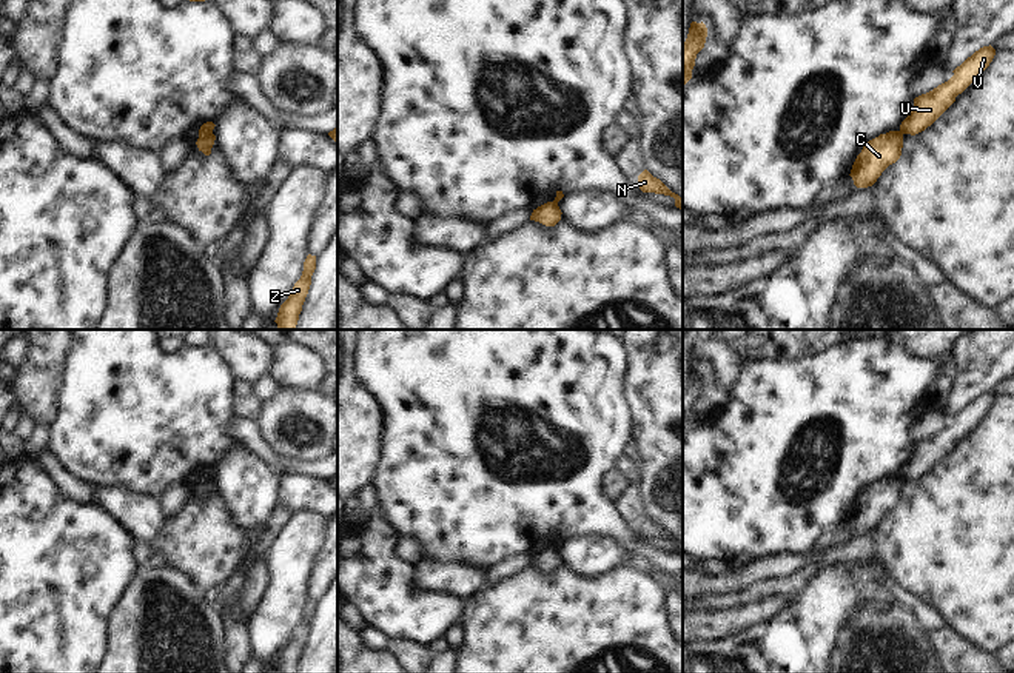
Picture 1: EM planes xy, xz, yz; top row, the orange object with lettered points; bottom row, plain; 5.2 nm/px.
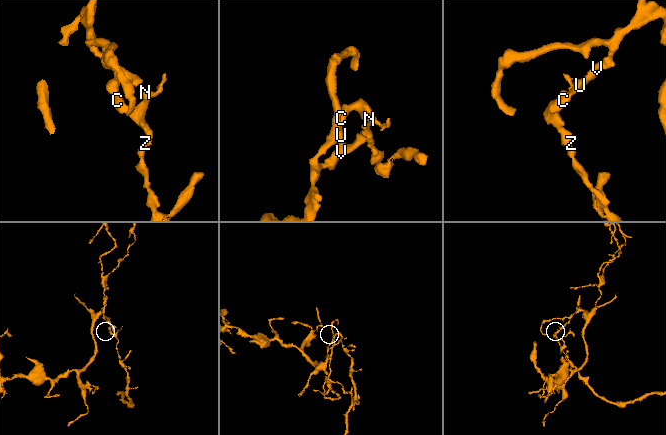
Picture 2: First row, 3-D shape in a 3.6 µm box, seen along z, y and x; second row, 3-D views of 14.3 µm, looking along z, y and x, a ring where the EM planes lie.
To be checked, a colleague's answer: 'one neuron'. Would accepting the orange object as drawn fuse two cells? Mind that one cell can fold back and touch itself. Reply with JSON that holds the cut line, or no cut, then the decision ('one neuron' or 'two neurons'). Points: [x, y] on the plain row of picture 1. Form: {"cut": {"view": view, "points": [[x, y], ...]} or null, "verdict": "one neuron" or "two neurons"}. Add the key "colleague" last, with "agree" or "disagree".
{"cut": {"view": "xy", "points": [[211, 476], [199, 482]]}, "verdict": "two neurons", "colleague": "disagree"}

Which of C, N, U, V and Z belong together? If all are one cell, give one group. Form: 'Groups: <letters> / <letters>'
Groups: C N Z / U V

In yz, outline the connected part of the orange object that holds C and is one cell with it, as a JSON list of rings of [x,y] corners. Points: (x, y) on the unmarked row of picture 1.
[[[889,476],[869,485],[857,501],[851,522],[857,533],[872,531],[881,517],[902,501],[903,477]]]

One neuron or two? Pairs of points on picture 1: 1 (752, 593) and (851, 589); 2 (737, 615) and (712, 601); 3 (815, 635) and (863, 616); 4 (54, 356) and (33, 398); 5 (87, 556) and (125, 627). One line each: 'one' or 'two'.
1: two
2: two
3: two
4: one
5: two

